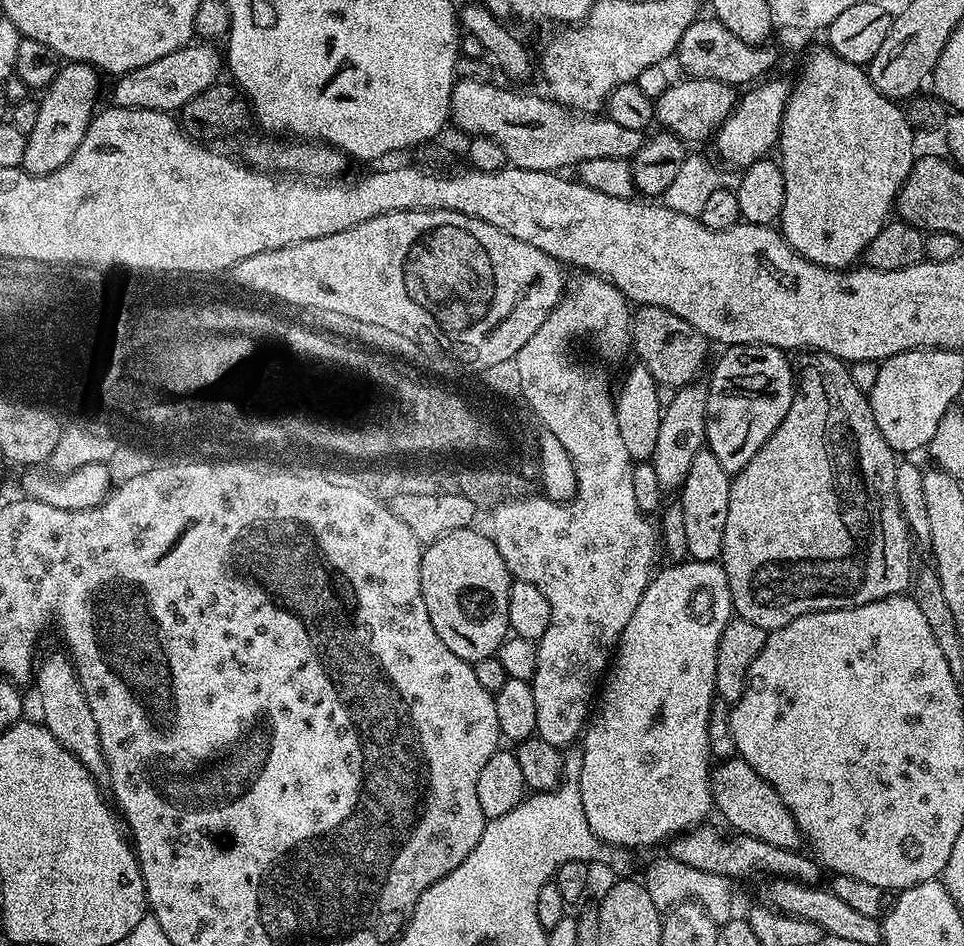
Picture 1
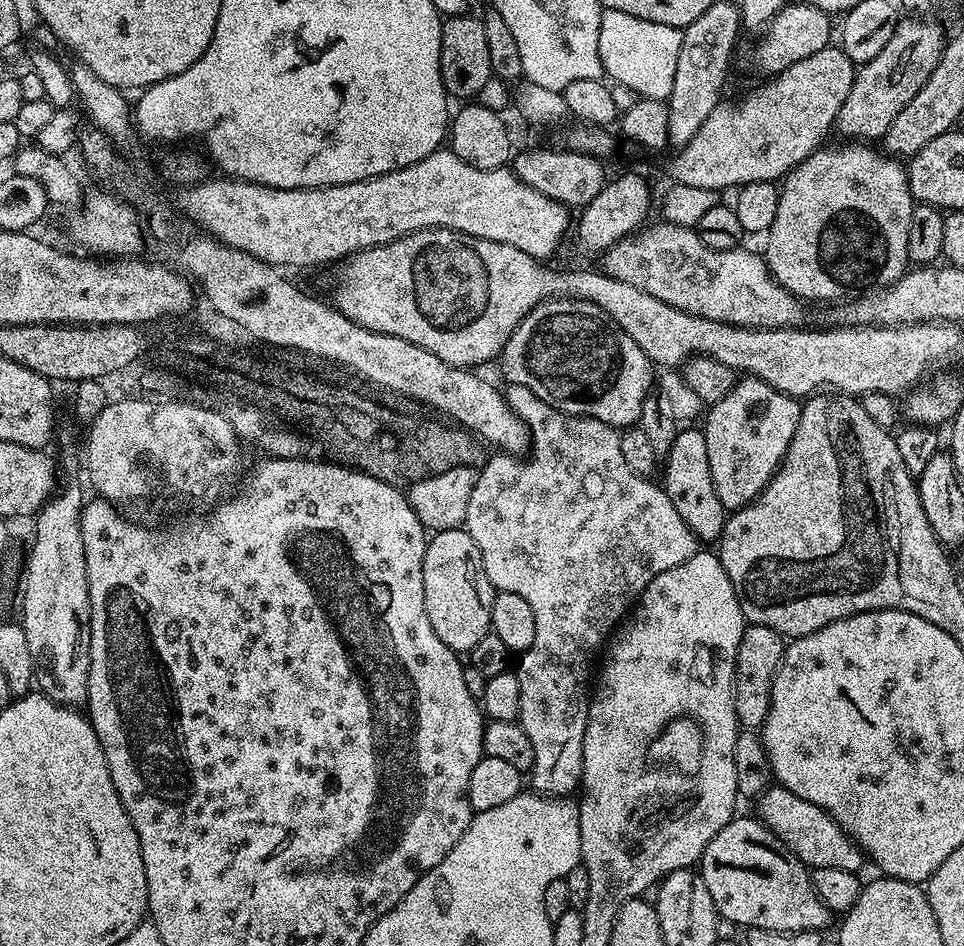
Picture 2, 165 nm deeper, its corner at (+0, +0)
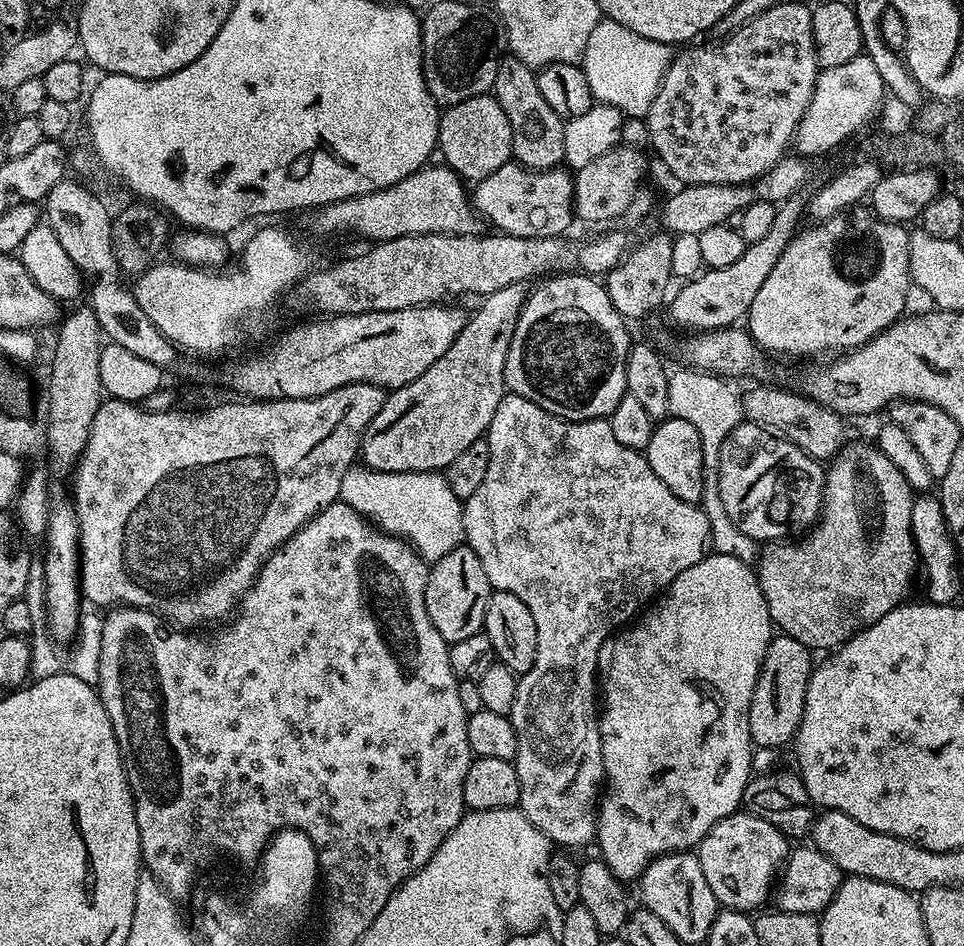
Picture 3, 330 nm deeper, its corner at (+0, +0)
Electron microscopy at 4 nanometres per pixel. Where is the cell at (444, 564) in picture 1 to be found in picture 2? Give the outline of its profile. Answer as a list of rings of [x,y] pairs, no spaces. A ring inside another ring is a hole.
[[[464,528],[437,532],[425,543],[422,562],[422,590],[426,614],[434,634],[457,654],[471,653],[492,626],[492,597],[494,589],[486,578],[482,554],[474,546],[474,538]]]

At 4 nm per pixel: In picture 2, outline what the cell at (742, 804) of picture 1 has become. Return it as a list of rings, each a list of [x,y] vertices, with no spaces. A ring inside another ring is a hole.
[[[768,786],[758,797],[760,813],[758,819],[768,827],[809,869],[825,868],[826,870],[850,870],[859,873],[860,867],[866,864],[866,857],[854,841],[848,837],[814,802],[798,798],[790,790],[779,786]]]

